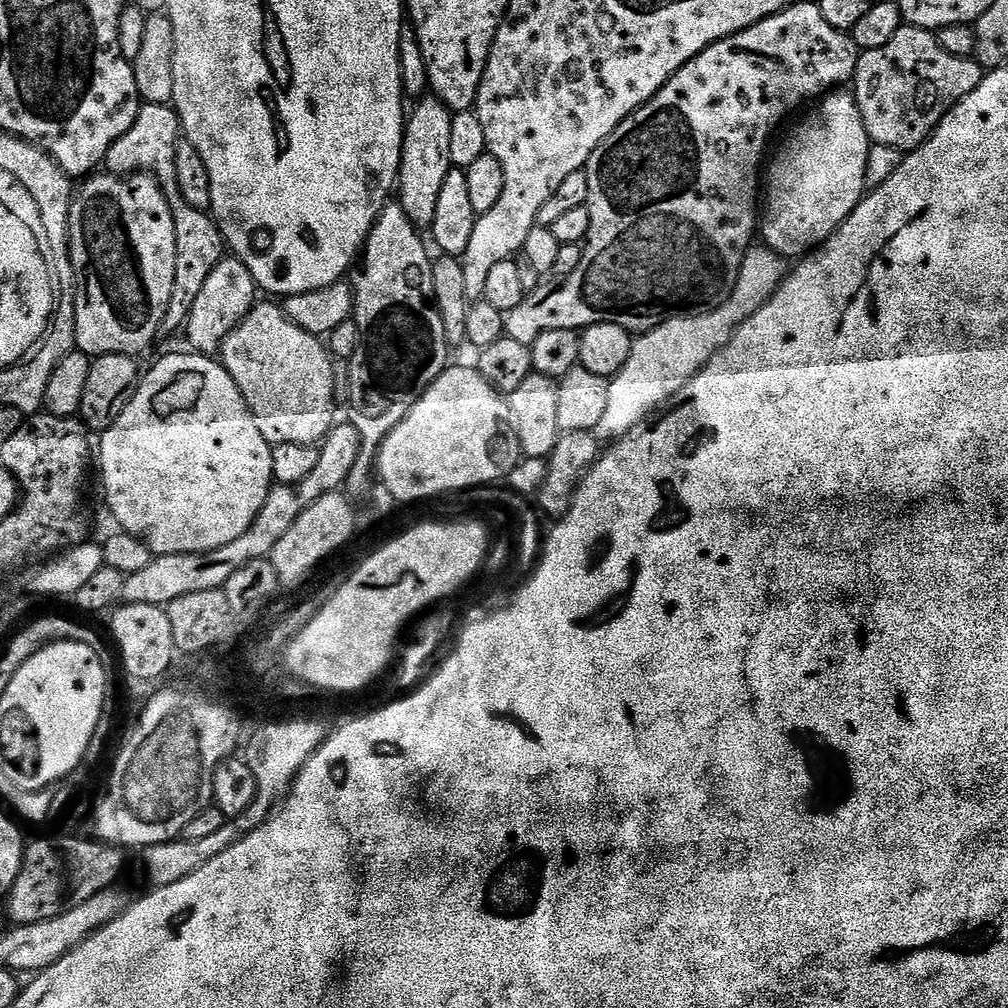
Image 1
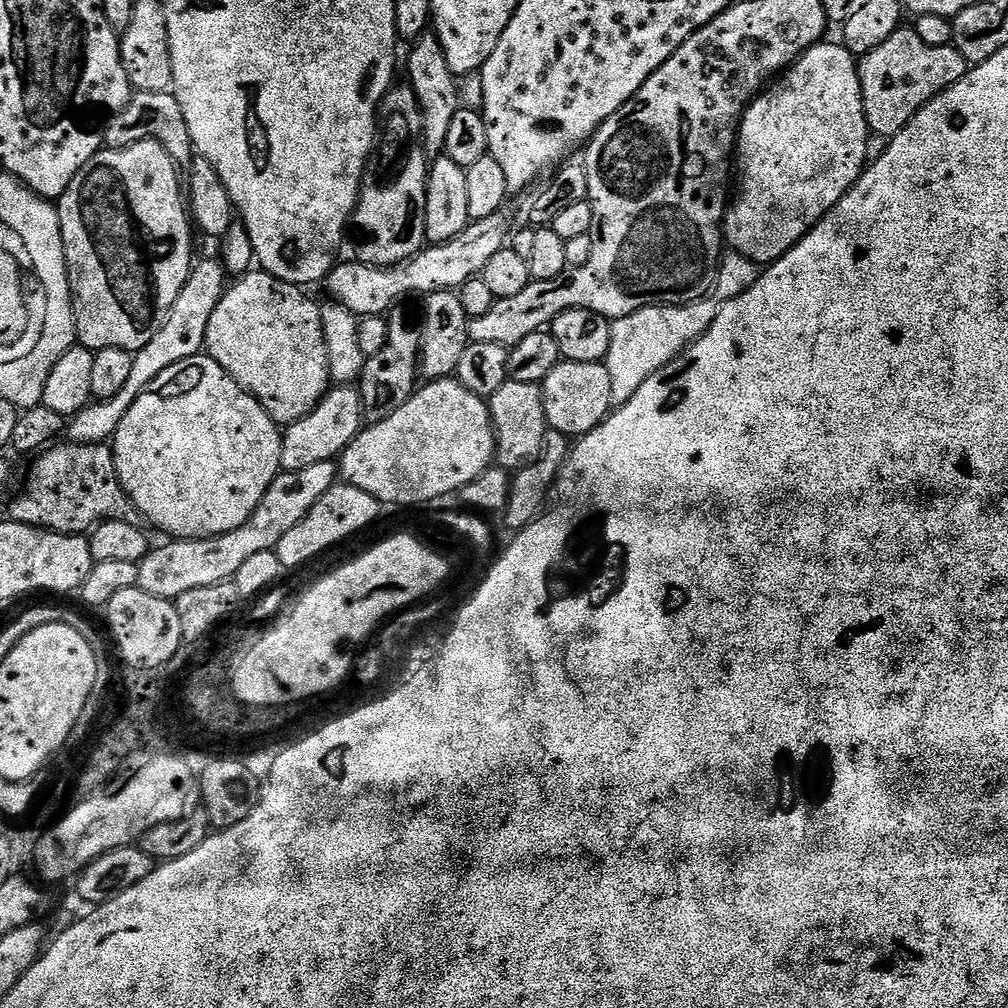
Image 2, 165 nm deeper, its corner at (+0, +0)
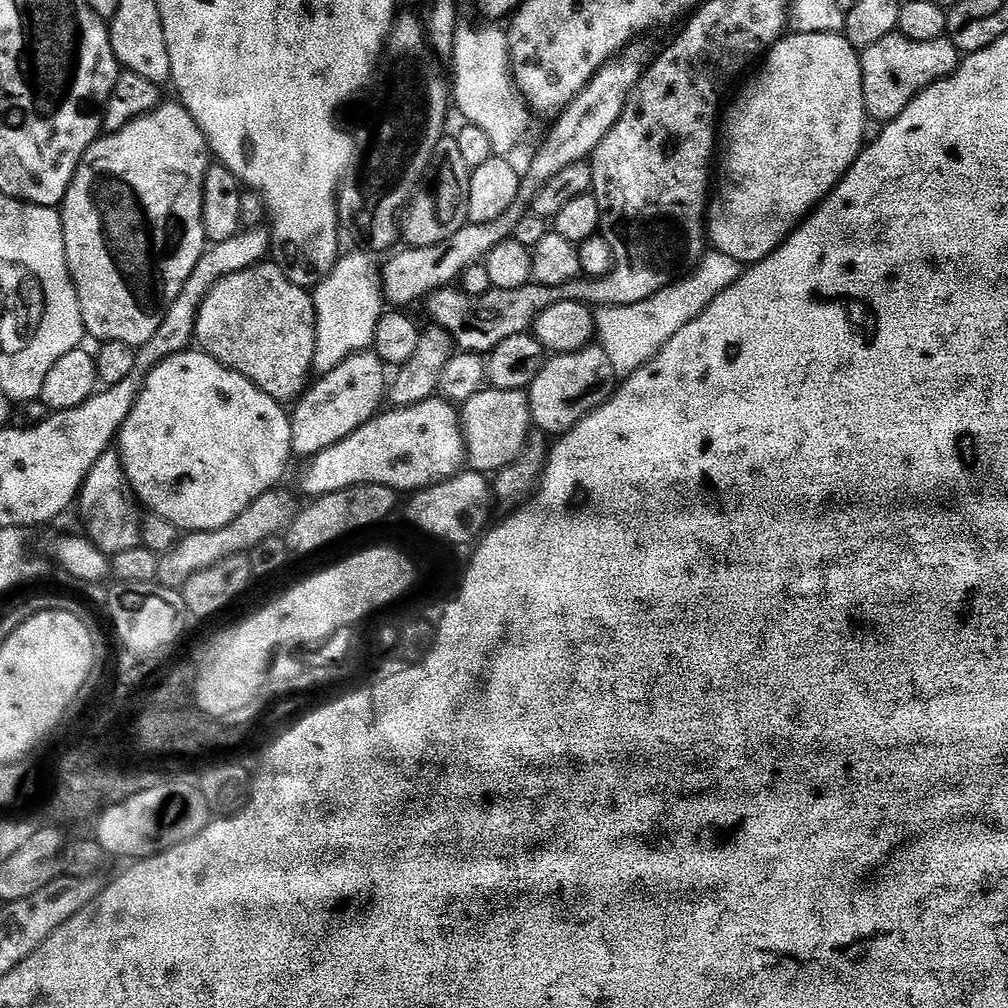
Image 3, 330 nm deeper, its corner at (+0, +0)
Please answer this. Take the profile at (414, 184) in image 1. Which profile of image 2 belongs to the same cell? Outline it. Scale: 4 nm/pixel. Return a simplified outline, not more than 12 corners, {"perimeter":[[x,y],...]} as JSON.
{"perimeter":[[429,30],[408,52],[407,83],[424,119],[424,151],[444,151],[461,108],[457,77]]}

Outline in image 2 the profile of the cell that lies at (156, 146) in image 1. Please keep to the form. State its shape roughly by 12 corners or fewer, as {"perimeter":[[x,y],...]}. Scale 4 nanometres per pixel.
{"perimeter":[[136,92],[108,121],[104,143],[157,140],[178,166],[194,155],[182,106]]}

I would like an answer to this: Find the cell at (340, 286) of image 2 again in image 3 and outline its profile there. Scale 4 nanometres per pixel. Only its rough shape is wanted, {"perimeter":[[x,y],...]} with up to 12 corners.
{"perimeter":[[625,44],[555,117],[514,206],[382,268],[404,310],[511,237],[536,191],[591,157],[654,59]]}

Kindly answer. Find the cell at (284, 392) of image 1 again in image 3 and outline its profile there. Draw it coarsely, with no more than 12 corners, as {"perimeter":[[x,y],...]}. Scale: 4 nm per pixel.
{"perimeter":[[275,262],[223,276],[195,343],[258,390],[309,387],[313,293]]}

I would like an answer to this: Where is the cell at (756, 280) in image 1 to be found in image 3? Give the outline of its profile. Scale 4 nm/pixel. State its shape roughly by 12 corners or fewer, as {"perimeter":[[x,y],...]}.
{"perimeter":[[715,250],[633,304],[595,309],[617,377],[650,362],[742,266]]}

